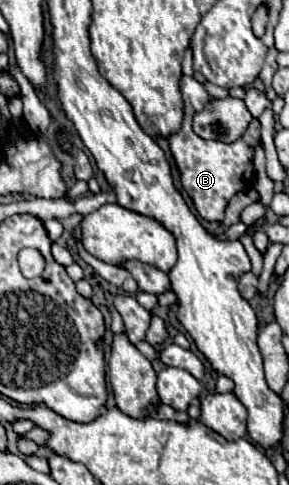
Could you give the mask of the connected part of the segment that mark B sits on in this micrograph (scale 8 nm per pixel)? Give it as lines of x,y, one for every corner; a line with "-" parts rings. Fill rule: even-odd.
184,75
180,81
180,87
182,87
182,97
184,97
184,121
182,121
182,129
168,139
168,145
170,145
172,157
176,161
178,173
180,173
180,183
182,183
184,191
188,193
188,197
192,199
200,217
210,223
214,223
214,221
222,223
224,209
226,209
228,201
236,193
248,191
254,185
254,181
252,181
254,179
254,161
252,159
254,159
256,145
262,143
260,121
252,119
248,129
244,131
244,135
232,143
200,139
192,131
192,117
194,117
194,113
200,113
208,105
208,101
212,101
212,97
194,77

